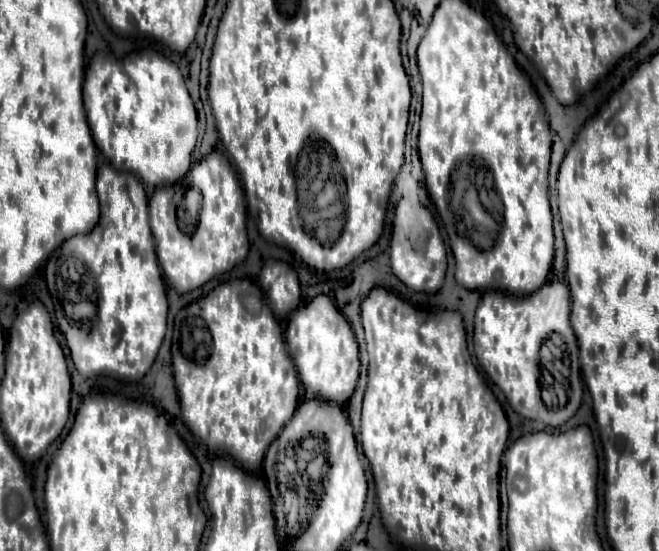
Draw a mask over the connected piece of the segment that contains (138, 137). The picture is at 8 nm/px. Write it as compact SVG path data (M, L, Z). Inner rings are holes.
M152 49L135 52L136 55L130 55L130 57L126 57L126 59L114 59L114 57L107 58L96 55L90 60L90 64L86 66L84 75L84 107L86 107L88 125L90 125L94 143L98 145L98 149L104 153L104 157L106 157L114 167L122 167L122 169L138 175L138 179L140 179L144 185L172 185L172 183L176 183L180 177L184 177L184 175L188 173L190 163L192 163L192 151L194 151L194 145L196 145L196 139L194 139L194 137L198 137L196 109L194 109L194 105L192 105L192 99L190 99L190 95L188 95L184 77L182 77L182 73L180 73L180 69L178 69L176 63L172 63L170 59L166 59L166 56Z

